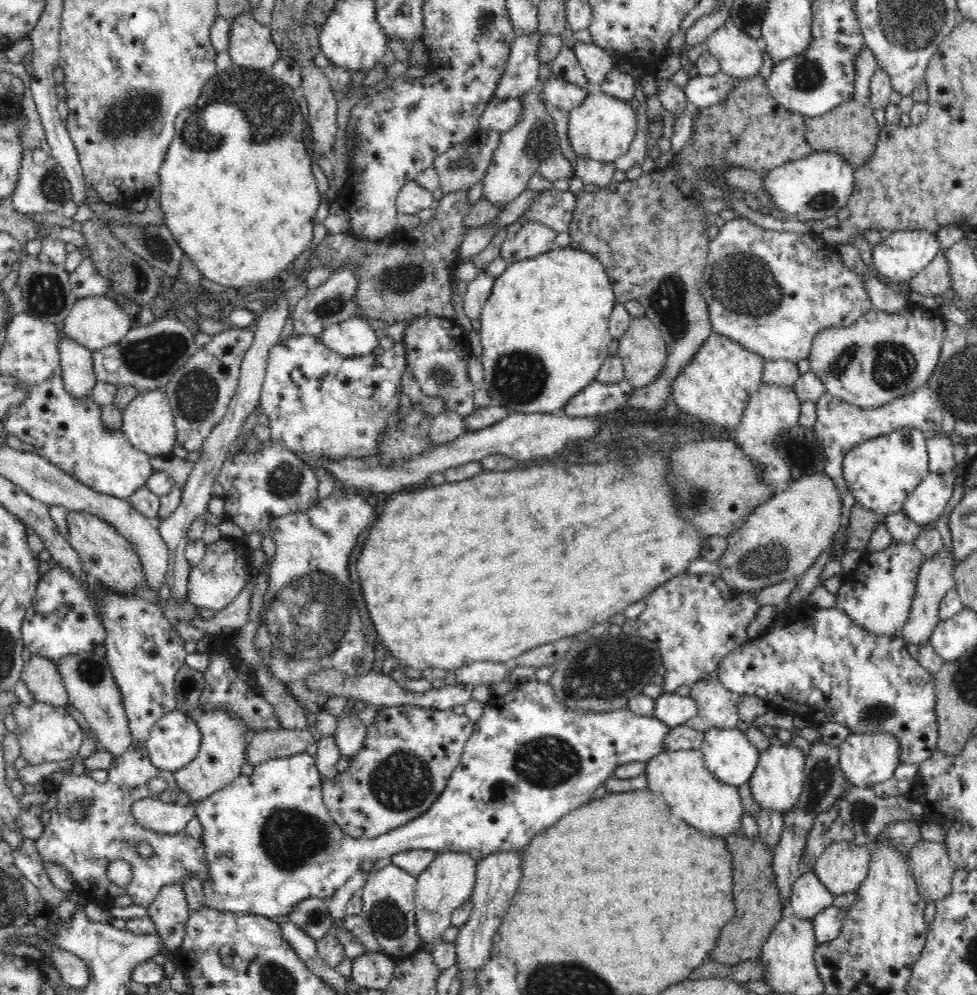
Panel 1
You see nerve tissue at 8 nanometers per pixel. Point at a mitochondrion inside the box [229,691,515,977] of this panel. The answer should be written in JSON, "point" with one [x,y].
{"point":[289,837]}

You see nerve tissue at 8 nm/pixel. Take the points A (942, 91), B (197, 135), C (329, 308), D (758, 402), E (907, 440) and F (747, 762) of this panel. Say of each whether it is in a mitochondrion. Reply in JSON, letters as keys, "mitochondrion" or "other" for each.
{"A":"other","B":"mitochondrion","C":"mitochondrion","D":"other","E":"mitochondrion","F":"other"}

